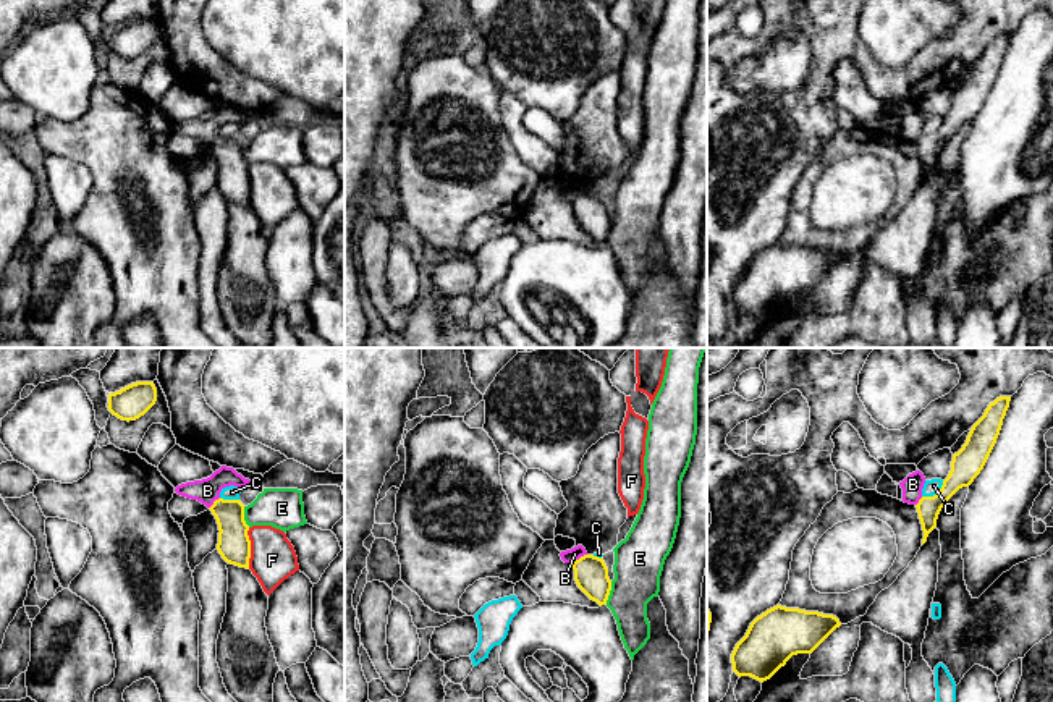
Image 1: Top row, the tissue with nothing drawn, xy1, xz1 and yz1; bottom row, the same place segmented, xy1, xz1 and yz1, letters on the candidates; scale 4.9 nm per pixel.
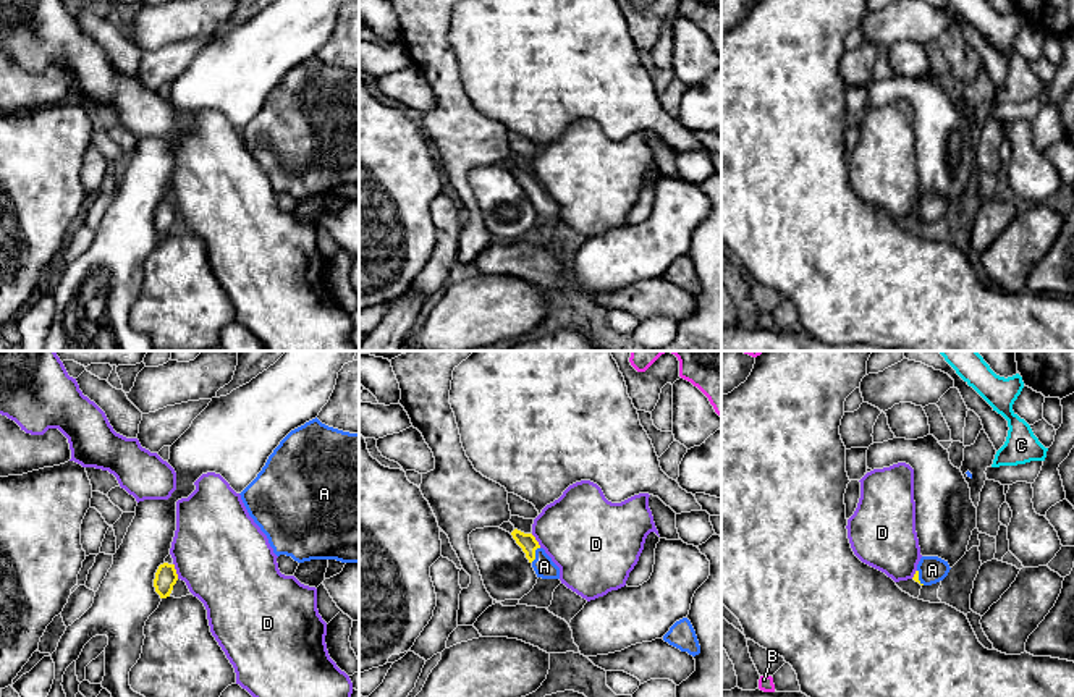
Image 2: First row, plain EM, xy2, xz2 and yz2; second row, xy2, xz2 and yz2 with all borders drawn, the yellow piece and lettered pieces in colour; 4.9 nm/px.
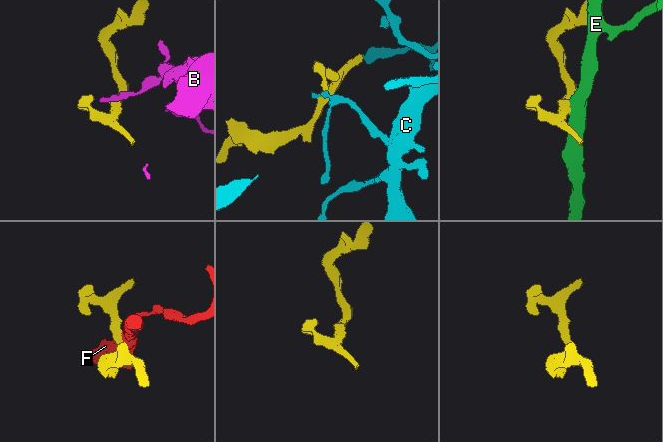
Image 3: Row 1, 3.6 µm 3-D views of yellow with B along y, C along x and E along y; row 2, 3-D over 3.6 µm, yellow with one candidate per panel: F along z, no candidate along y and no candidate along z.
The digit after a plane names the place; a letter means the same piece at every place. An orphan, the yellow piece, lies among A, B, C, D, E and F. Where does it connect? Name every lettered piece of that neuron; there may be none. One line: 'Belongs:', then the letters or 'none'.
Belongs: A

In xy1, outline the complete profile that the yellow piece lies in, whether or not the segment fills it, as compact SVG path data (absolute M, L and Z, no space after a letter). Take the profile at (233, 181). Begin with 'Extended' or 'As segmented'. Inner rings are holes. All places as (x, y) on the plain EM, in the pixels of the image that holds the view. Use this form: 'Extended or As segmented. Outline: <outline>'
As segmented. Outline: M218 136L209 146L218 162L217 188L222 196L235 204L249 207L251 178L244 159L244 142L239 137Z

